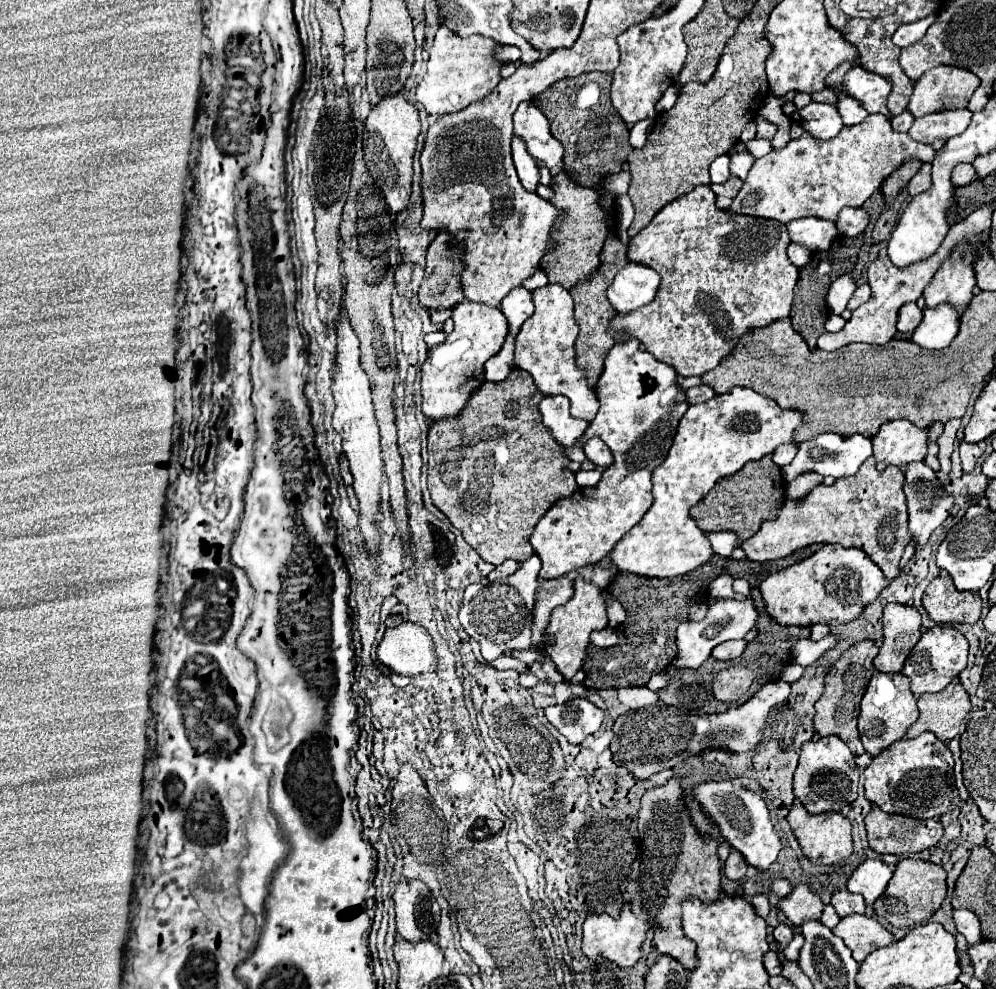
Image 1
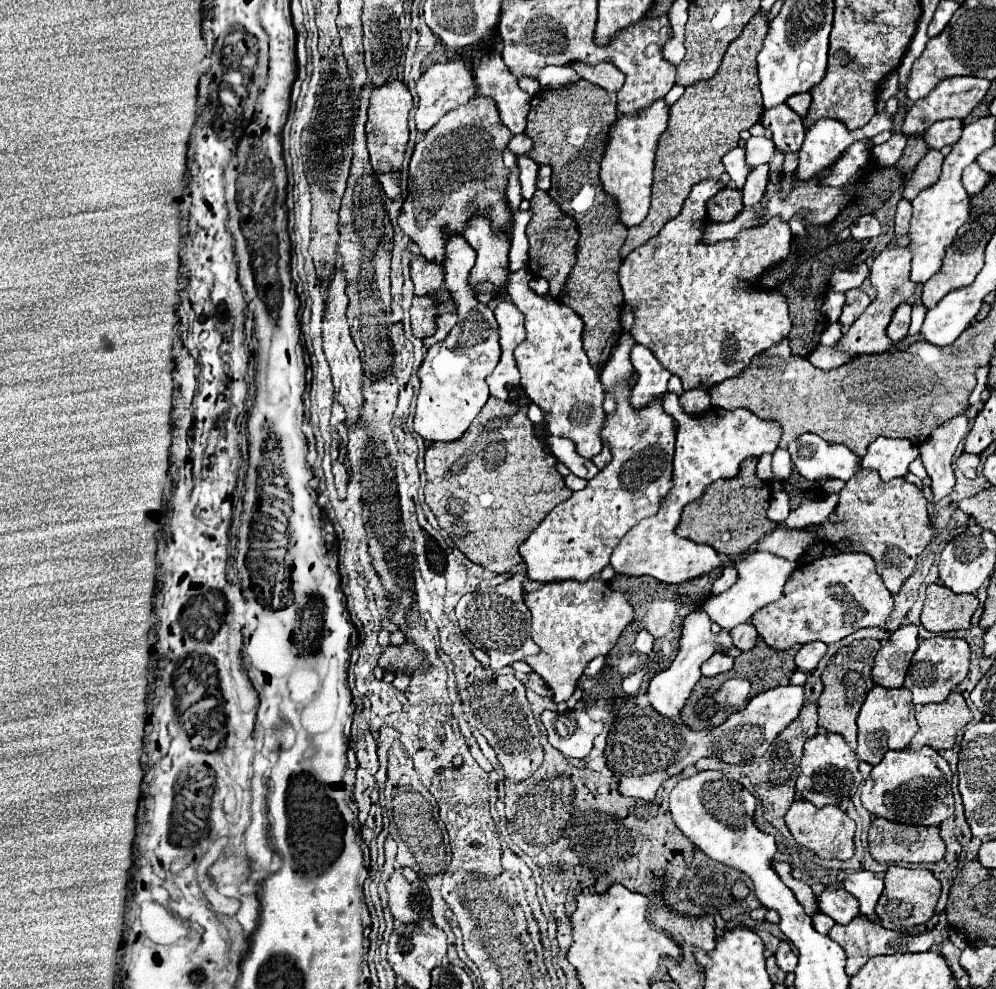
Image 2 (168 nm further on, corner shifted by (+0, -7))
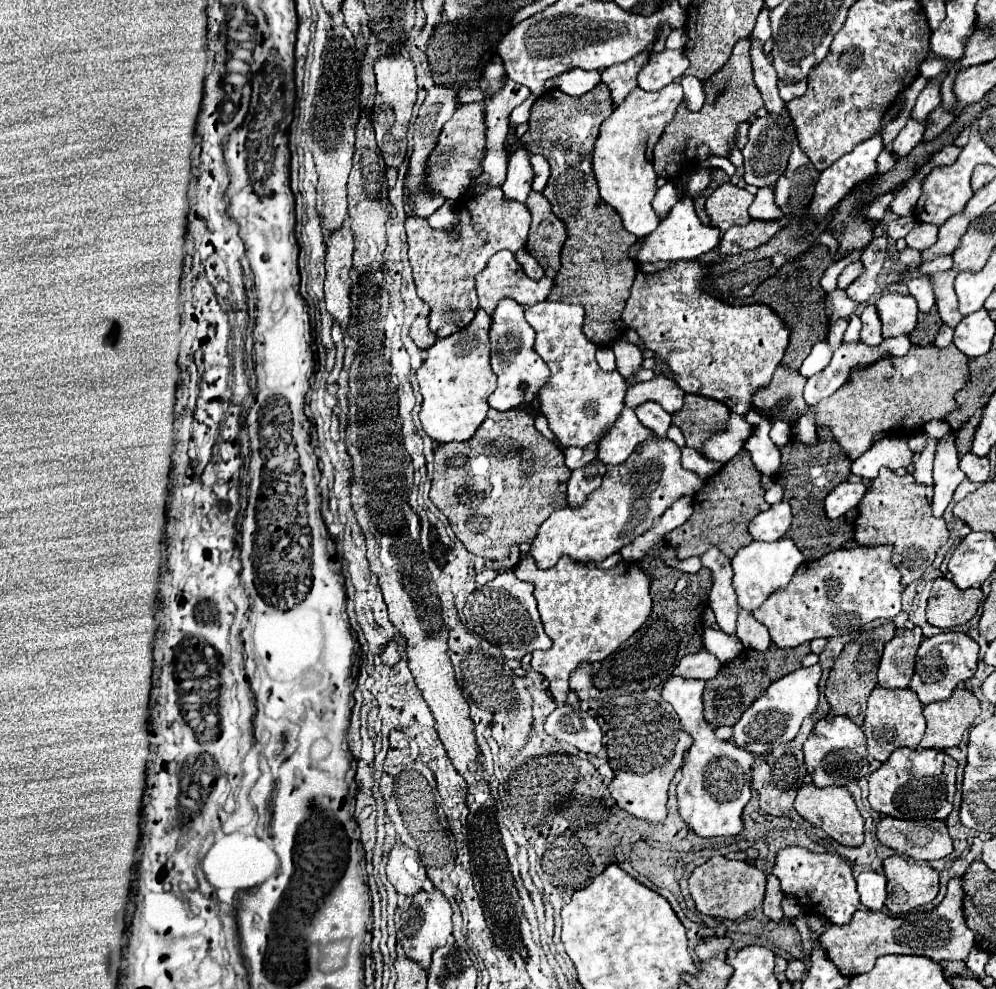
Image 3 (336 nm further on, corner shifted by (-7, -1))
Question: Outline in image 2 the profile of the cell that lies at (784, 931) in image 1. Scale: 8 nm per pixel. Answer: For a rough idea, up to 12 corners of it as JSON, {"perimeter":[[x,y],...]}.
{"perimeter":[[789,943],[779,945],[775,957],[785,973],[797,967],[797,955]]}

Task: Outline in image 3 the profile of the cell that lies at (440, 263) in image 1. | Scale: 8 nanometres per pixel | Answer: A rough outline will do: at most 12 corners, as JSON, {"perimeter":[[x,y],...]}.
{"perimeter":[[418,315],[410,337],[420,349],[434,345],[436,335],[428,329],[428,317]]}

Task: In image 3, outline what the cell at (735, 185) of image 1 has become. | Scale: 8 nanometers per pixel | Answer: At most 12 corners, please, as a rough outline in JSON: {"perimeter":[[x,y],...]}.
{"perimeter":[[724,183],[706,199],[712,225],[724,233],[750,221],[754,195]]}

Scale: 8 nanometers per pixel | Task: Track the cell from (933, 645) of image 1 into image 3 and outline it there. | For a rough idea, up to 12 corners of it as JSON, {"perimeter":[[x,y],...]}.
{"perimeter":[[960,631],[924,639],[910,689],[946,701],[978,665],[978,643]]}

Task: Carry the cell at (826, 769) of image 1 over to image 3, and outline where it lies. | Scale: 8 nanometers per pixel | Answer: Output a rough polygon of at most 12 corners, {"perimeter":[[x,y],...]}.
{"perimeter":[[828,715],[804,743],[816,787],[868,775],[866,737]]}

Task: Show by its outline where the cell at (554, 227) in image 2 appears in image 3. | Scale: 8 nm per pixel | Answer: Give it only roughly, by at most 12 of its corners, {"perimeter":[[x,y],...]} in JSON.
{"perimeter":[[530,193],[532,215],[526,251],[554,279],[566,225],[550,201]]}

